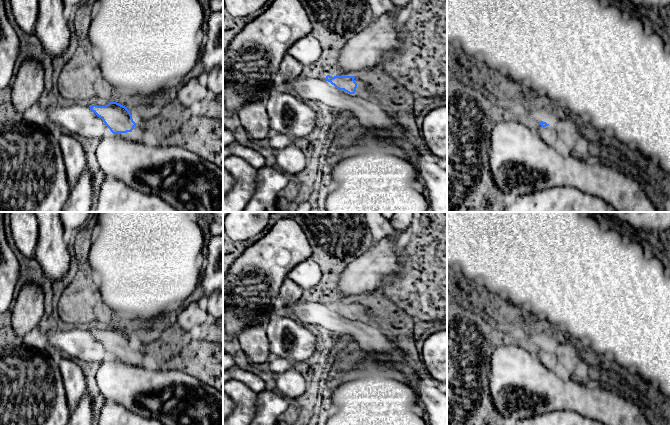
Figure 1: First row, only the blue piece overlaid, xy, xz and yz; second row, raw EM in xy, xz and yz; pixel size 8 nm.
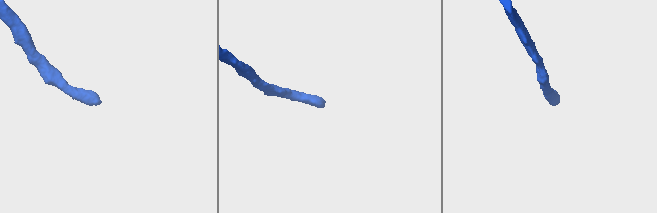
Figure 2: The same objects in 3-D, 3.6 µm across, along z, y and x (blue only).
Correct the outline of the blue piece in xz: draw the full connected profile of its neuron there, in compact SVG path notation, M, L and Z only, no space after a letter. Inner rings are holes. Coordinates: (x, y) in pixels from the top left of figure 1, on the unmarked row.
M327 299L326 305L330 306L339 314L344 314L355 320L363 320L374 324L371 314L367 311L367 305L363 300L330 300Z

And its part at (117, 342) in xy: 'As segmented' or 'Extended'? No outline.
Extended

